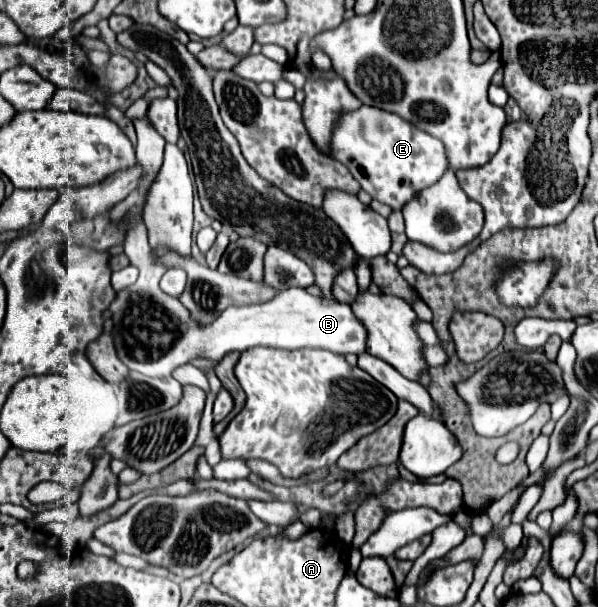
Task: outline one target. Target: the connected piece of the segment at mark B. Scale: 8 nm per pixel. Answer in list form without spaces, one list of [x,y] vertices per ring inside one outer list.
[[[141,220],[133,222],[127,240],[125,254],[131,264],[139,270],[139,278],[133,286],[117,292],[117,298],[109,306],[113,312],[113,340],[121,362],[139,374],[151,378],[163,378],[173,368],[187,364],[189,360],[203,356],[221,360],[227,352],[249,350],[253,346],[273,348],[321,348],[333,354],[363,354],[365,348],[365,326],[353,316],[351,306],[343,302],[321,300],[305,292],[305,288],[285,288],[273,296],[273,300],[251,306],[229,306],[213,324],[199,328],[187,308],[173,296],[167,296],[159,288],[163,276],[163,264],[153,256],[147,242],[147,228]]]

